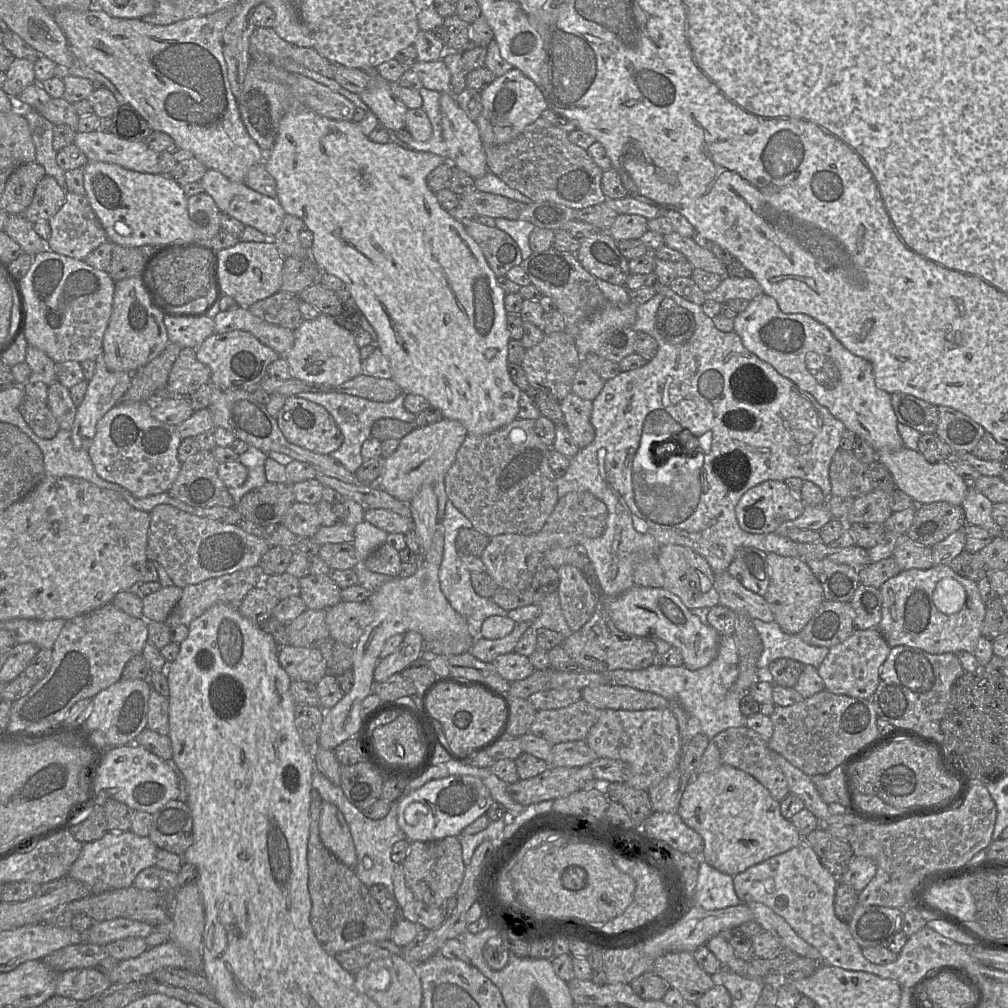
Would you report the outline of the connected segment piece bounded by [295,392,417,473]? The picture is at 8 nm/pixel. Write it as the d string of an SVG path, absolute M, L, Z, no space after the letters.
M302 392L295 396L319 404L330 413L344 437L341 447L330 453L330 455L348 471L355 473L364 462L361 454L362 445L368 438L372 437L372 426L377 420L393 418L404 422L415 422L417 414L409 412L404 407L406 395L406 393L402 393L389 403L370 401L361 397L337 392Z

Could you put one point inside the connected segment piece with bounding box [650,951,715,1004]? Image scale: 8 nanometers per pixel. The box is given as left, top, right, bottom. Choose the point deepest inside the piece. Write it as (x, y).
(680, 970)

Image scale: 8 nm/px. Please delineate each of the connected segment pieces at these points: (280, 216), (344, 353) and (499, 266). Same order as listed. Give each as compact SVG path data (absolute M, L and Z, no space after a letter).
M208 169L200 182L222 213L227 213L245 226L256 228L267 237L274 237L279 231L286 214L277 198L260 194L249 188L244 182L233 182L214 169Z
M320 314L314 320L303 320L300 327L294 331L294 345L286 356L293 378L307 384L341 385L362 374L360 348L355 344L352 333L338 326L331 316Z
M471 219L464 223L467 233L476 241L481 248L484 257L498 277L505 276L506 273L514 266L520 265L523 261L521 250L515 240L506 232L496 226L489 227L478 223L476 219Z

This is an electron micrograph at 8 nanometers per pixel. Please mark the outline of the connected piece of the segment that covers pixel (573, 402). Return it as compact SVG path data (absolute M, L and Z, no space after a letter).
M569 393L560 401L560 408L573 441L579 449L588 446L595 437L595 430L591 424L592 401Z

